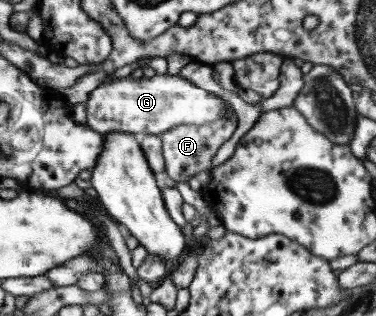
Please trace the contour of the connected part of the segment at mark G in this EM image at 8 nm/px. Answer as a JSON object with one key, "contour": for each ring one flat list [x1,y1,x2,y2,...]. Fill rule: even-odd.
{"contour":[[168,73,151,78,117,78,101,83,89,92,83,104,87,112,87,125,103,135,109,132,157,135,180,125,212,124,229,116,224,99,179,74]]}

